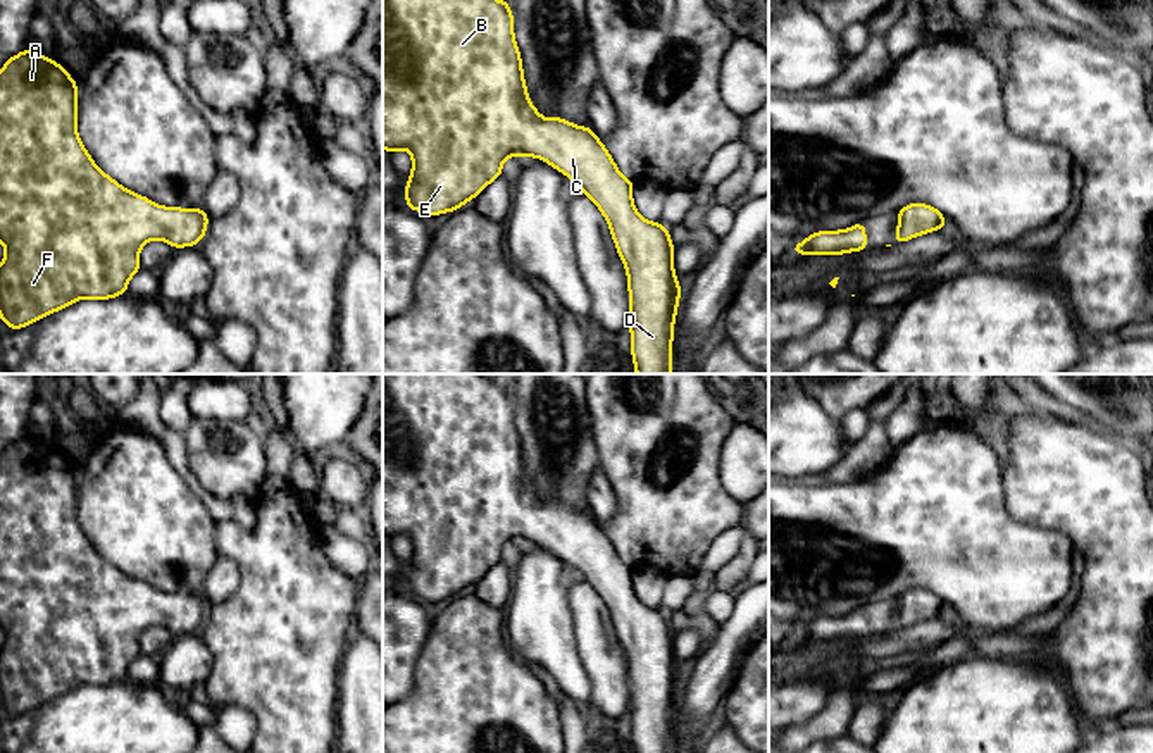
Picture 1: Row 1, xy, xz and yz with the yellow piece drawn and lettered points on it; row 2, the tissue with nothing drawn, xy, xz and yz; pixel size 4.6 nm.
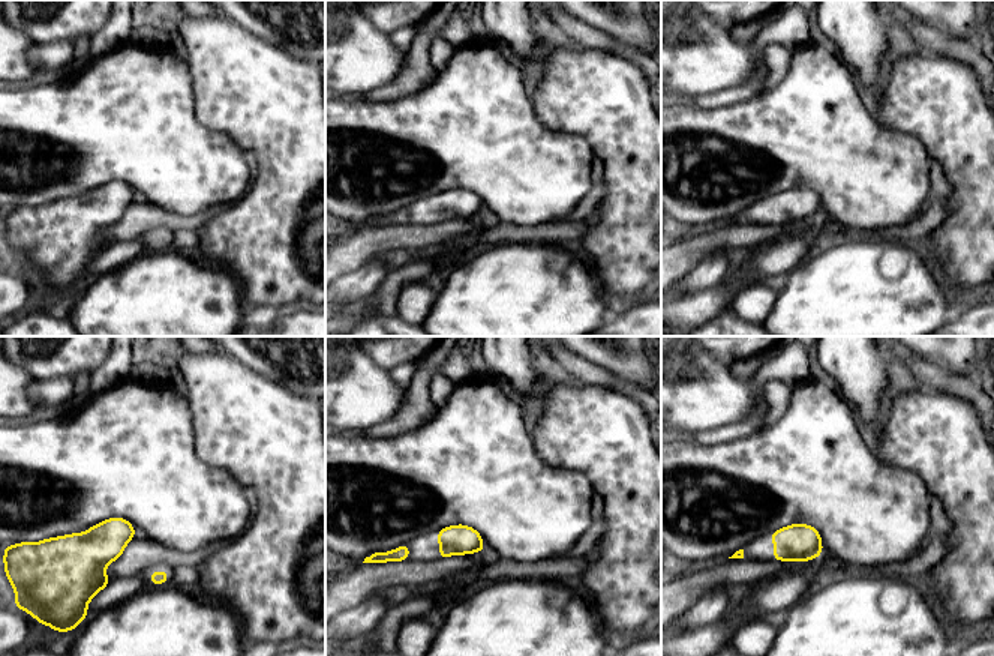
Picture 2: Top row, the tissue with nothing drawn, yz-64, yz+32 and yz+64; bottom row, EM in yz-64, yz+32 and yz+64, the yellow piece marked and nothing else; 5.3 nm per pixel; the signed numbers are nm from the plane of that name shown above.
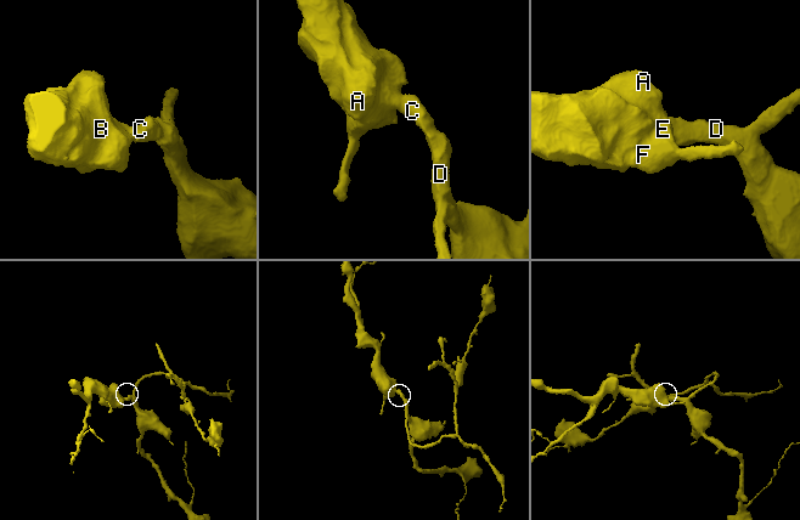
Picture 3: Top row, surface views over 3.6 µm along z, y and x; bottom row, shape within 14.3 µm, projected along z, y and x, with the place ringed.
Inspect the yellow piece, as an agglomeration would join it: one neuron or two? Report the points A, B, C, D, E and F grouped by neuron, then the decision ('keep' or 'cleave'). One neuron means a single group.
A B C D E F; keep

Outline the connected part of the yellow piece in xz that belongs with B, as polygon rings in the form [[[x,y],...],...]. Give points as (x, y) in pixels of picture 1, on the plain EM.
[[[383,374],[383,534],[388,539],[393,539],[395,536],[407,536],[412,541],[412,558],[405,570],[407,594],[429,601],[458,596],[464,589],[474,586],[491,567],[502,563],[503,548],[514,541],[541,545],[572,565],[579,572],[581,579],[589,582],[607,605],[615,634],[627,658],[631,693],[629,717],[633,727],[631,741],[634,753],[672,753],[674,708],[681,682],[681,670],[676,665],[672,648],[674,629],[670,627],[669,615],[660,608],[650,608],[638,600],[633,588],[634,569],[619,558],[615,546],[589,512],[581,513],[555,501],[550,505],[541,503],[538,495],[531,489],[524,467],[520,438],[514,422],[510,388],[496,386],[491,379],[483,377],[481,374]]]

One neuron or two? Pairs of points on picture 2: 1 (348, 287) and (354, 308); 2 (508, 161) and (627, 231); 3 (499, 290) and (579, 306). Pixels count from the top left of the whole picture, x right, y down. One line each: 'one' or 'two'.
1: two
2: two
3: one

